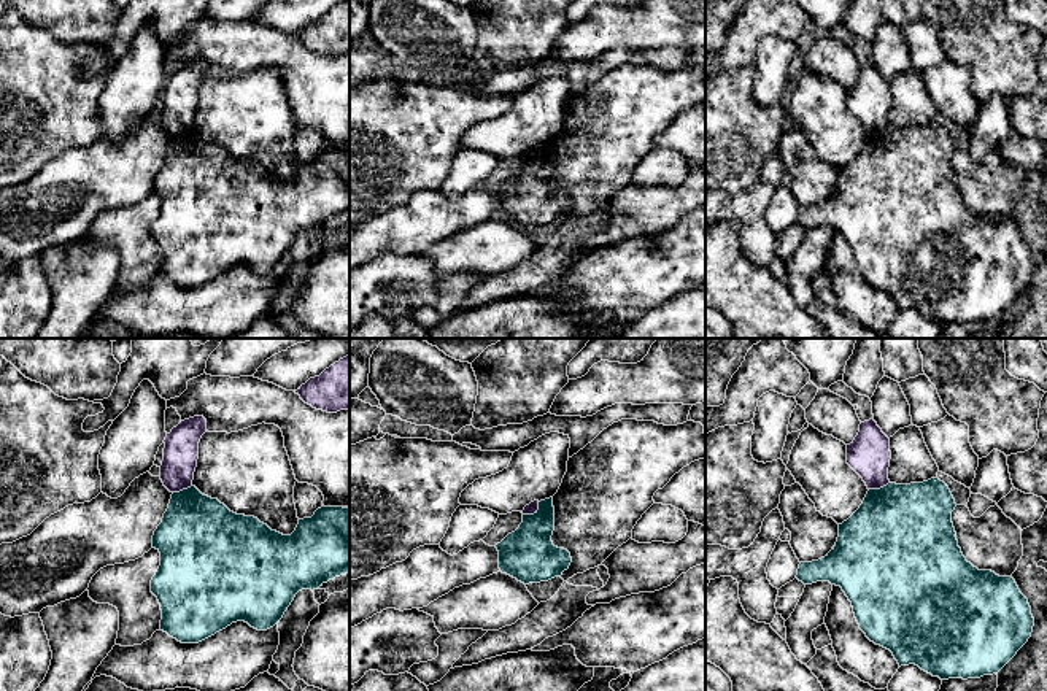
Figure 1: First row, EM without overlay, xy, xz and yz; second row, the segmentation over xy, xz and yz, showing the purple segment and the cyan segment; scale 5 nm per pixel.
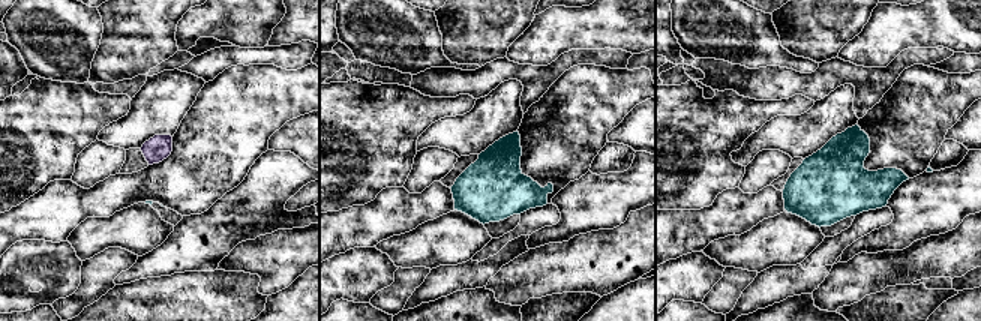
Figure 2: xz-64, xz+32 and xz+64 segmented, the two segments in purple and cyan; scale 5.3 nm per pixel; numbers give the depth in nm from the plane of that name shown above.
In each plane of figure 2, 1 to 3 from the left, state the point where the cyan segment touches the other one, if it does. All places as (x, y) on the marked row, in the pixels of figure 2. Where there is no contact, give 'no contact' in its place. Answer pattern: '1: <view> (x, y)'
1: no contact
2: no contact
3: no contact

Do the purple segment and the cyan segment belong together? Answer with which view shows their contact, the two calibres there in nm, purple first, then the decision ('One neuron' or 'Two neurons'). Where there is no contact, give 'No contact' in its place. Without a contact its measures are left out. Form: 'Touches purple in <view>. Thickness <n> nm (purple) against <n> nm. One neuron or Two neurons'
Touches purple in xz. Thickness 60 nm (purple) against 280 nm. Two neurons

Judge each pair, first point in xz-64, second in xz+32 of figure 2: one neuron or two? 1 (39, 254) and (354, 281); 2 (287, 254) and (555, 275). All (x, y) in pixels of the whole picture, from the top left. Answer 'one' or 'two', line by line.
1: one
2: one

